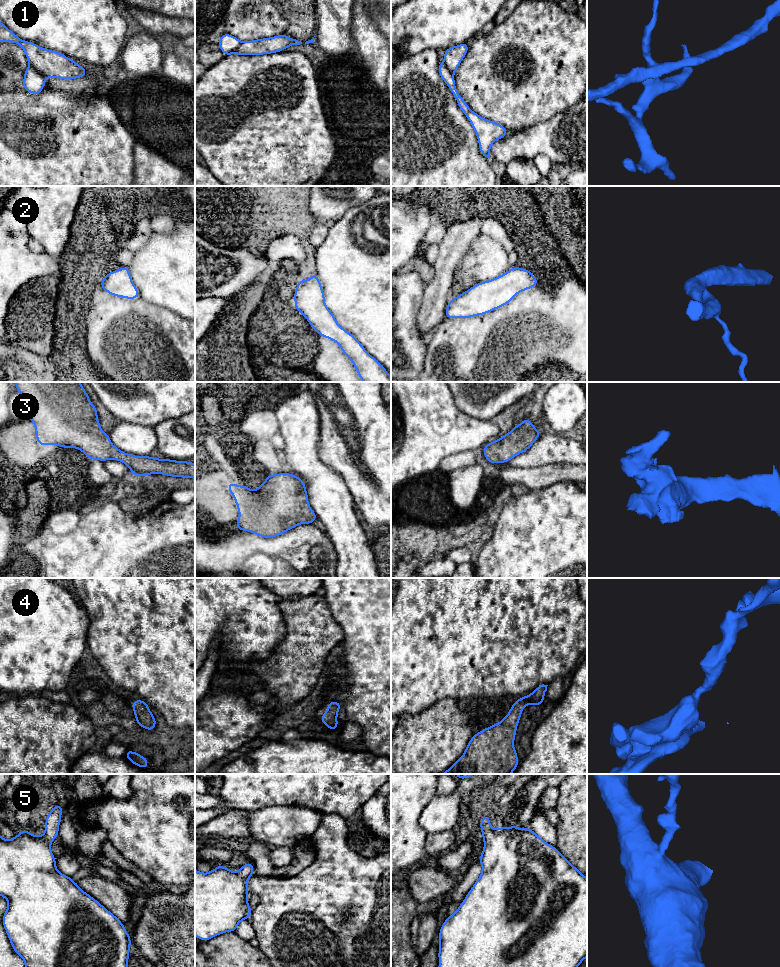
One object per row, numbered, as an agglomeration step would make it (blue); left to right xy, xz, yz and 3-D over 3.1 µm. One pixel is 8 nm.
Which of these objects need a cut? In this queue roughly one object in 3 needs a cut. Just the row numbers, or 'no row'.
1

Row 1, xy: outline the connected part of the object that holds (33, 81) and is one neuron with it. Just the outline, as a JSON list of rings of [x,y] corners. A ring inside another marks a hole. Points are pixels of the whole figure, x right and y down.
[[[29,65],[24,72],[22,87],[28,93],[38,95],[42,92],[45,86],[45,81],[46,77],[41,72],[36,71],[34,67]]]

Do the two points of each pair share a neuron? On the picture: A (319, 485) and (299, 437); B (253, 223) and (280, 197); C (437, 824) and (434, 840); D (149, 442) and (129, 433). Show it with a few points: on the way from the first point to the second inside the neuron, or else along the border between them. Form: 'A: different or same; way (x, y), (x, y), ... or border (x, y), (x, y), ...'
A: same; way (315, 473), (305, 463), (301, 449)
B: same; way (260, 216), (273, 203)
C: different; border (455, 829), (428, 834)
D: same; way (144, 441), (134, 438)

